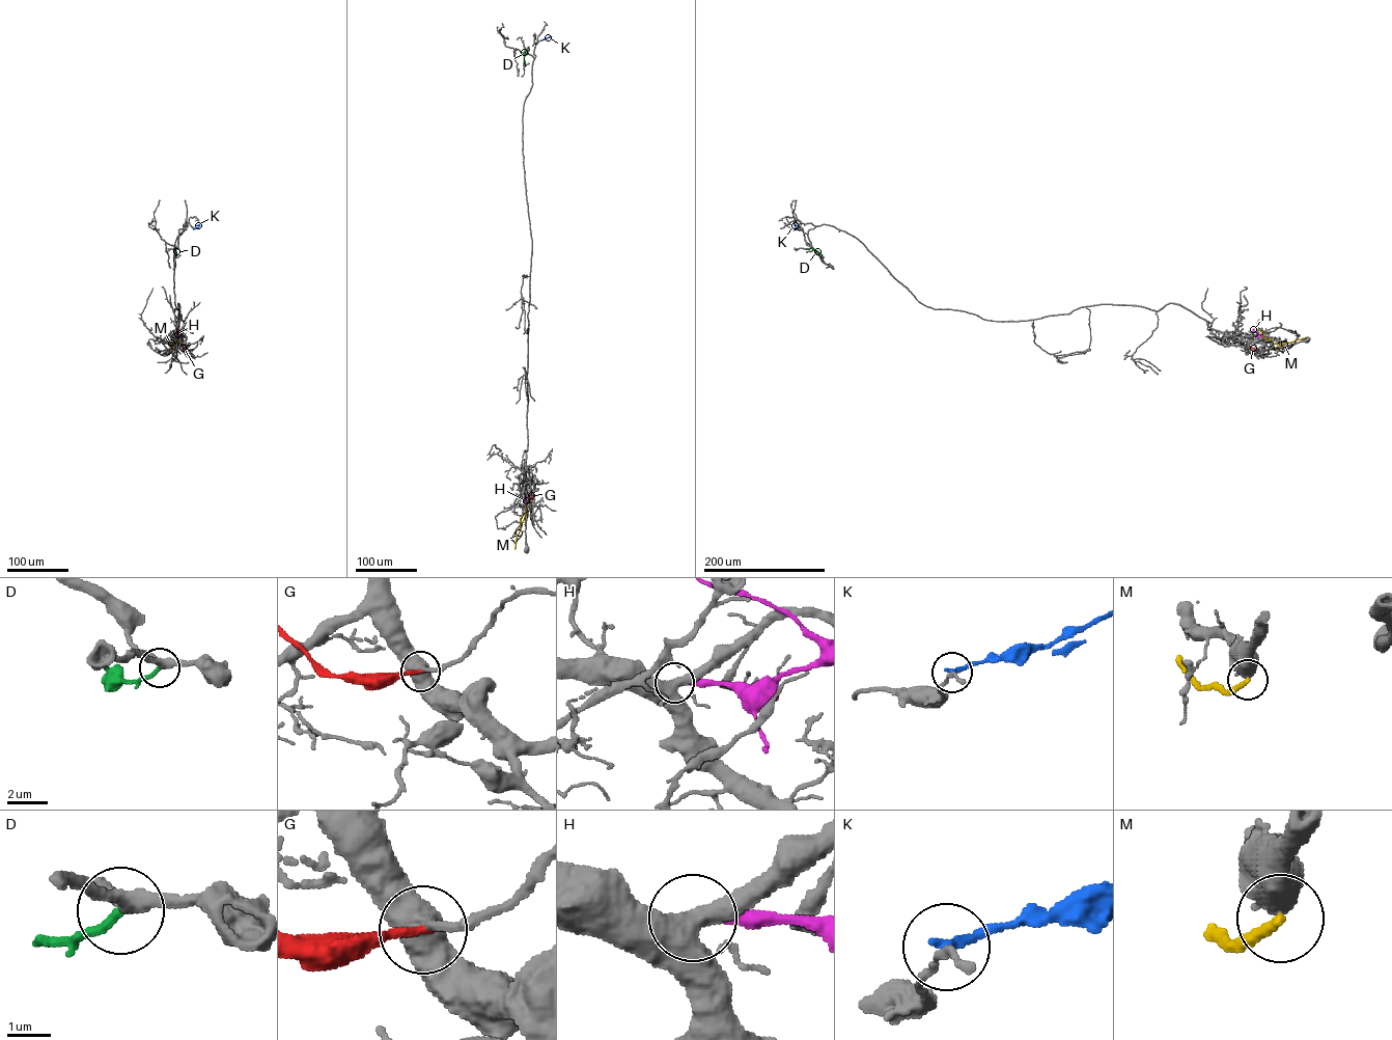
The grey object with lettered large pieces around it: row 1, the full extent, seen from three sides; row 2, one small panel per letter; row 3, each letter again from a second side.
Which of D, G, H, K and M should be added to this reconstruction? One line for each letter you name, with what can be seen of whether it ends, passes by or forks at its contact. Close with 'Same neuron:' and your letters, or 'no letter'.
Same neuron: no letter

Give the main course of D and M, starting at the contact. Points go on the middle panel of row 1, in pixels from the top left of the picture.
D: (525, 50), (525, 64)
M: (522, 516), (514, 549)

